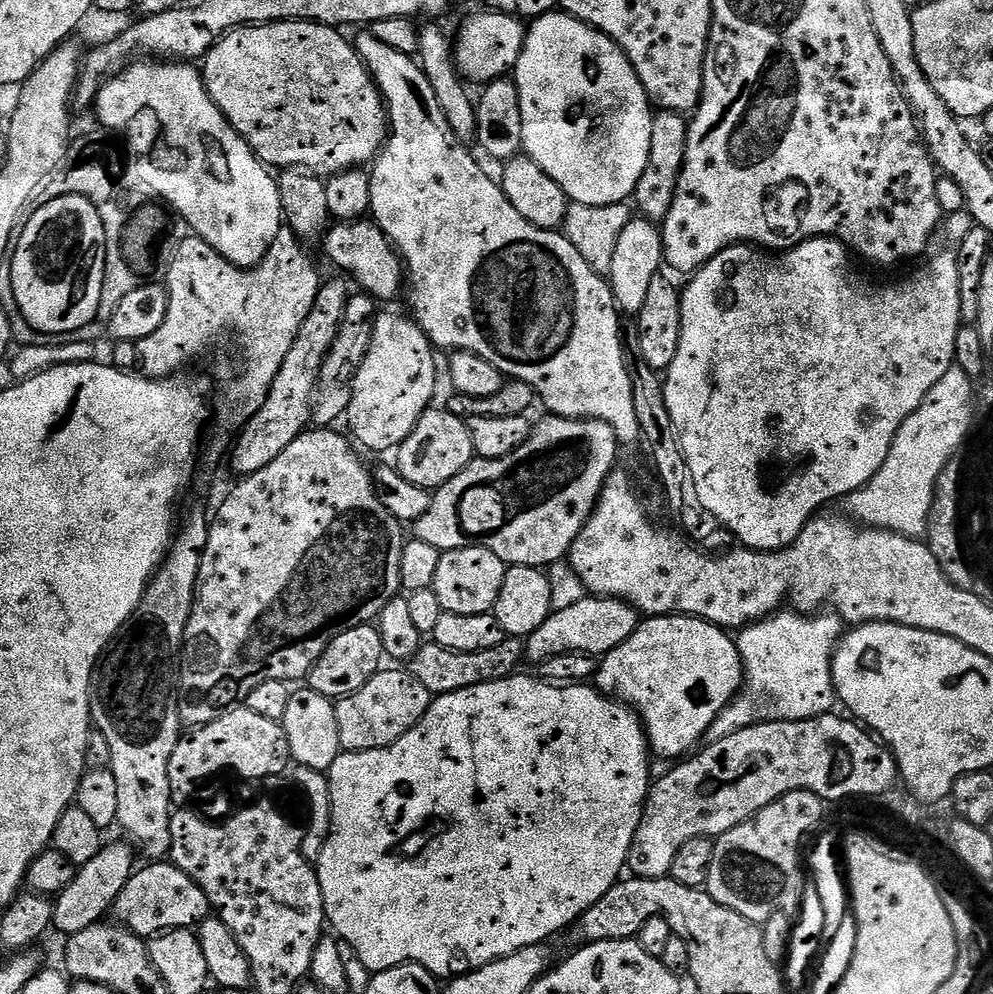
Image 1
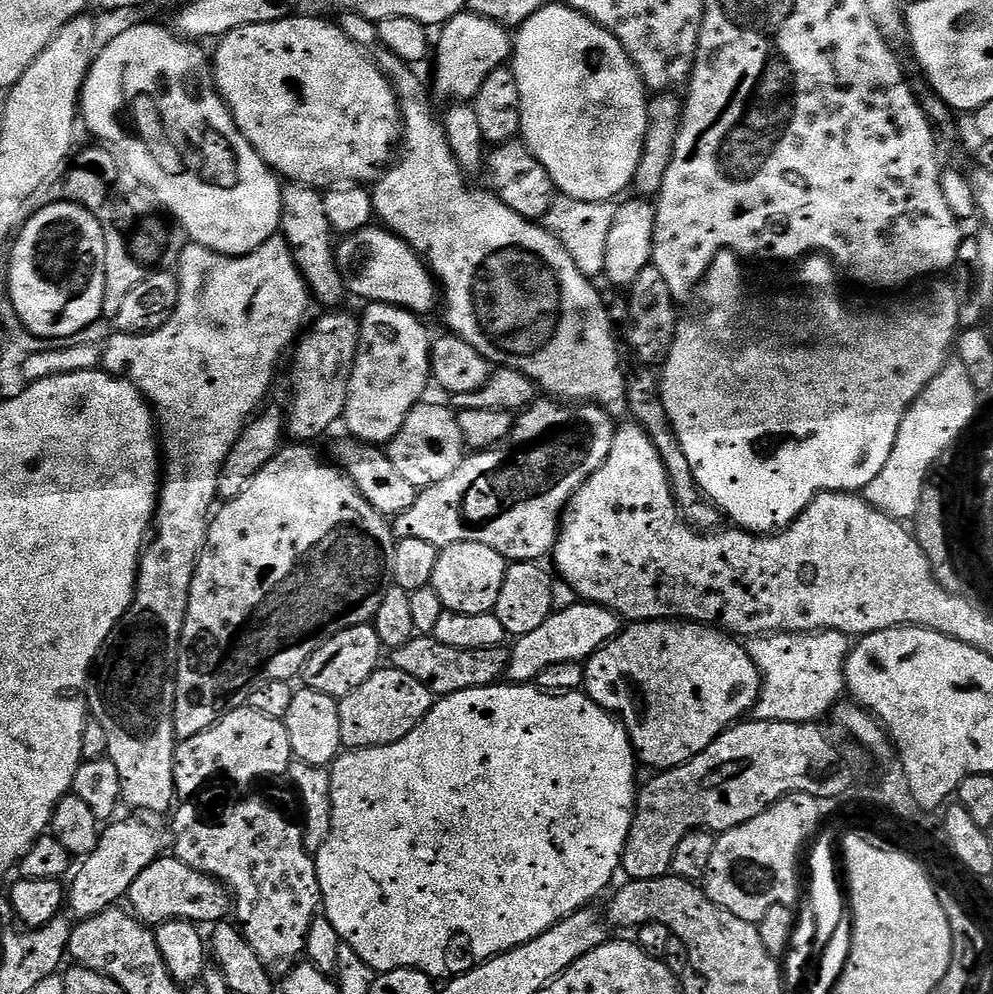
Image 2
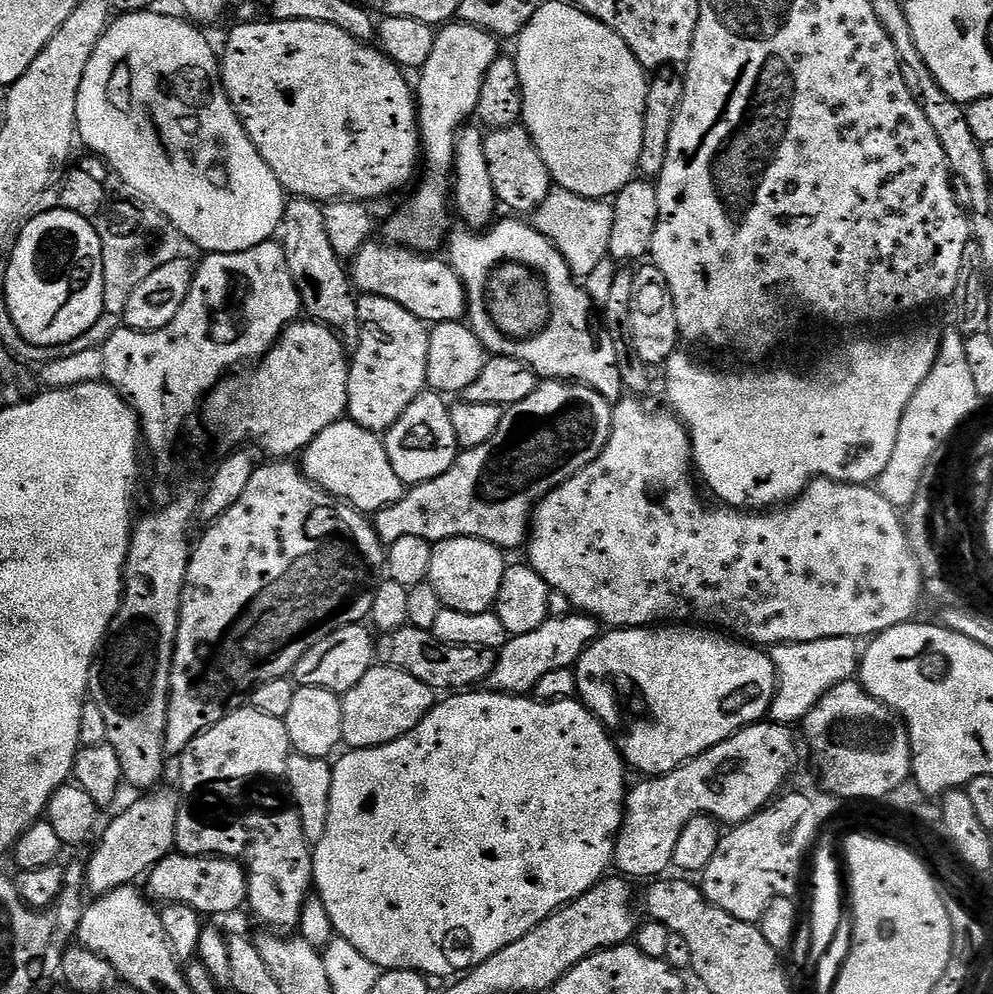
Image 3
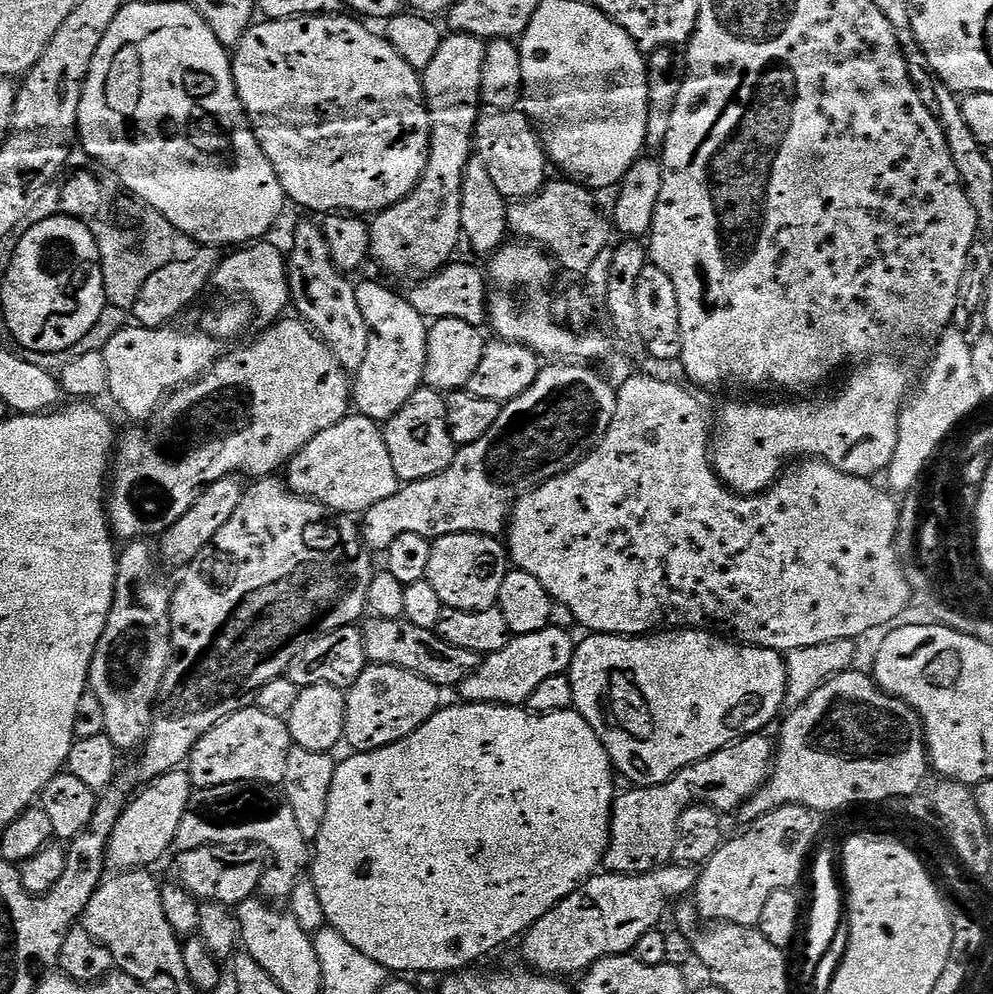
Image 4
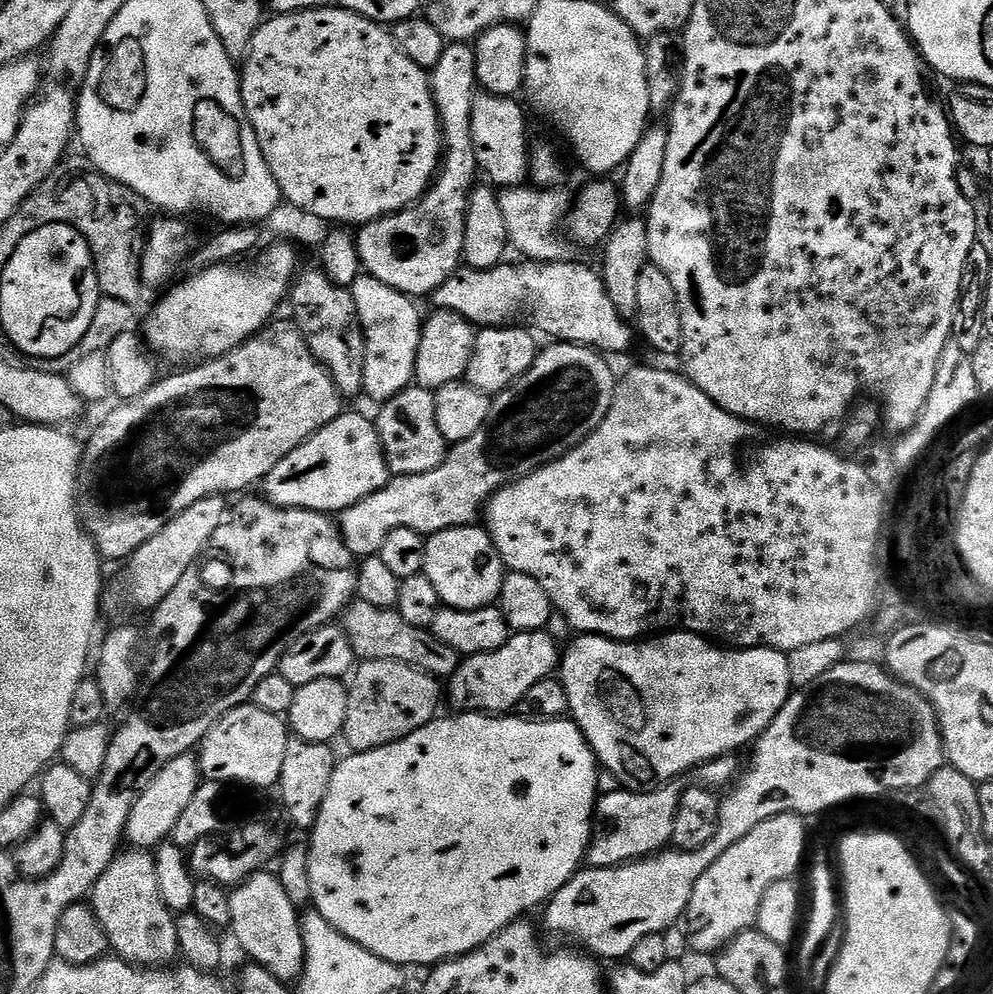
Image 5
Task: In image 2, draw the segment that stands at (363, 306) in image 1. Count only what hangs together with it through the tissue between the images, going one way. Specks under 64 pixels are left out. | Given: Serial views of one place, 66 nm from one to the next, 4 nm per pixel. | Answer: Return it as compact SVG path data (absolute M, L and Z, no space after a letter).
M336 310L313 326L312 332L305 331L295 345L296 361L292 364L292 413L286 416L286 432L296 442L316 442L327 428L332 428L343 417L348 383L352 377L352 367L356 361L356 351L360 345L360 325L357 317L347 316L344 310Z

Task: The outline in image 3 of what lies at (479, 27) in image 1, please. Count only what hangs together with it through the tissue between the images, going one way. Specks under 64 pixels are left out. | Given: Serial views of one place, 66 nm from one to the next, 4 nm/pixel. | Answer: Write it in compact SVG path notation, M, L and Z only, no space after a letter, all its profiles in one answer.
M449 22L439 29L434 38L434 51L424 68L419 69L420 81L415 81L414 95L416 97L416 114L420 122L420 147L422 149L422 164L428 167L424 181L416 188L416 193L408 200L408 205L401 212L396 212L384 224L383 239L389 244L402 248L411 248L421 254L432 254L436 247L443 245L448 228L448 208L450 212L450 177L453 175L456 145L456 135L461 128L469 123L468 119L476 116L478 98L482 94L482 82L486 78L486 70L490 70L497 56L501 55L497 37L482 30L478 26L470 26L459 22Z

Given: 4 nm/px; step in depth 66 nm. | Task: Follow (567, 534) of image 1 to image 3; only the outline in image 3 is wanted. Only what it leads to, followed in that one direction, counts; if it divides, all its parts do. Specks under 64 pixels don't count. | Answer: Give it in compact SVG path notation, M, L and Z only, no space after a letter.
M544 380L537 383L530 398L522 398L522 402L504 408L502 423L498 425L498 430L494 430L494 438L490 438L490 442L463 449L446 474L409 487L401 500L375 513L378 538L386 546L407 536L429 542L478 538L501 550L523 549L530 535L532 513L536 505L555 488L562 486L562 482L574 478L574 474L590 466L598 454L602 454L612 433L612 409L613 405L608 399L585 384L571 380Z

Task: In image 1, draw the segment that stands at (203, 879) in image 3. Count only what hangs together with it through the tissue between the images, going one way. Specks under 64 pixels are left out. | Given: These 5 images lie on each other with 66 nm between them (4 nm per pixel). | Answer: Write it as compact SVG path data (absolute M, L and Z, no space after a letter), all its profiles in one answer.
M148 862L145 868L133 871L132 876L126 882L122 894L118 894L114 905L114 916L123 927L129 928L134 935L141 938L159 936L161 932L170 932L173 928L195 929L203 920L209 919L210 905L202 886L190 878L178 866L171 862Z

